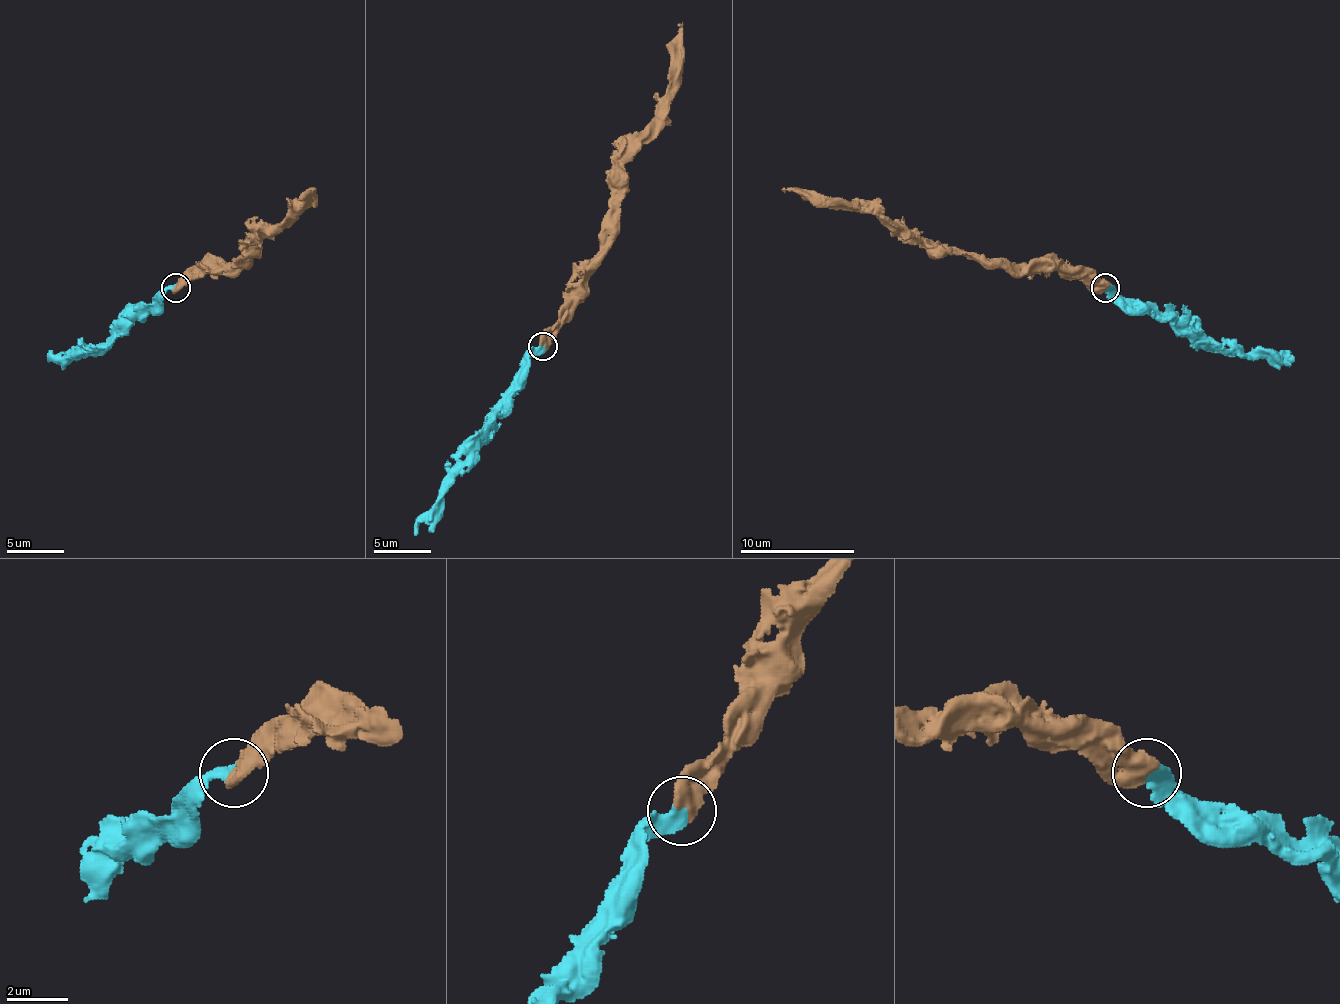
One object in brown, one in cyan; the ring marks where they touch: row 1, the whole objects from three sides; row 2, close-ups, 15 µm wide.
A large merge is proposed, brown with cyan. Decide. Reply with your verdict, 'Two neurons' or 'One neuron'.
One neuron

